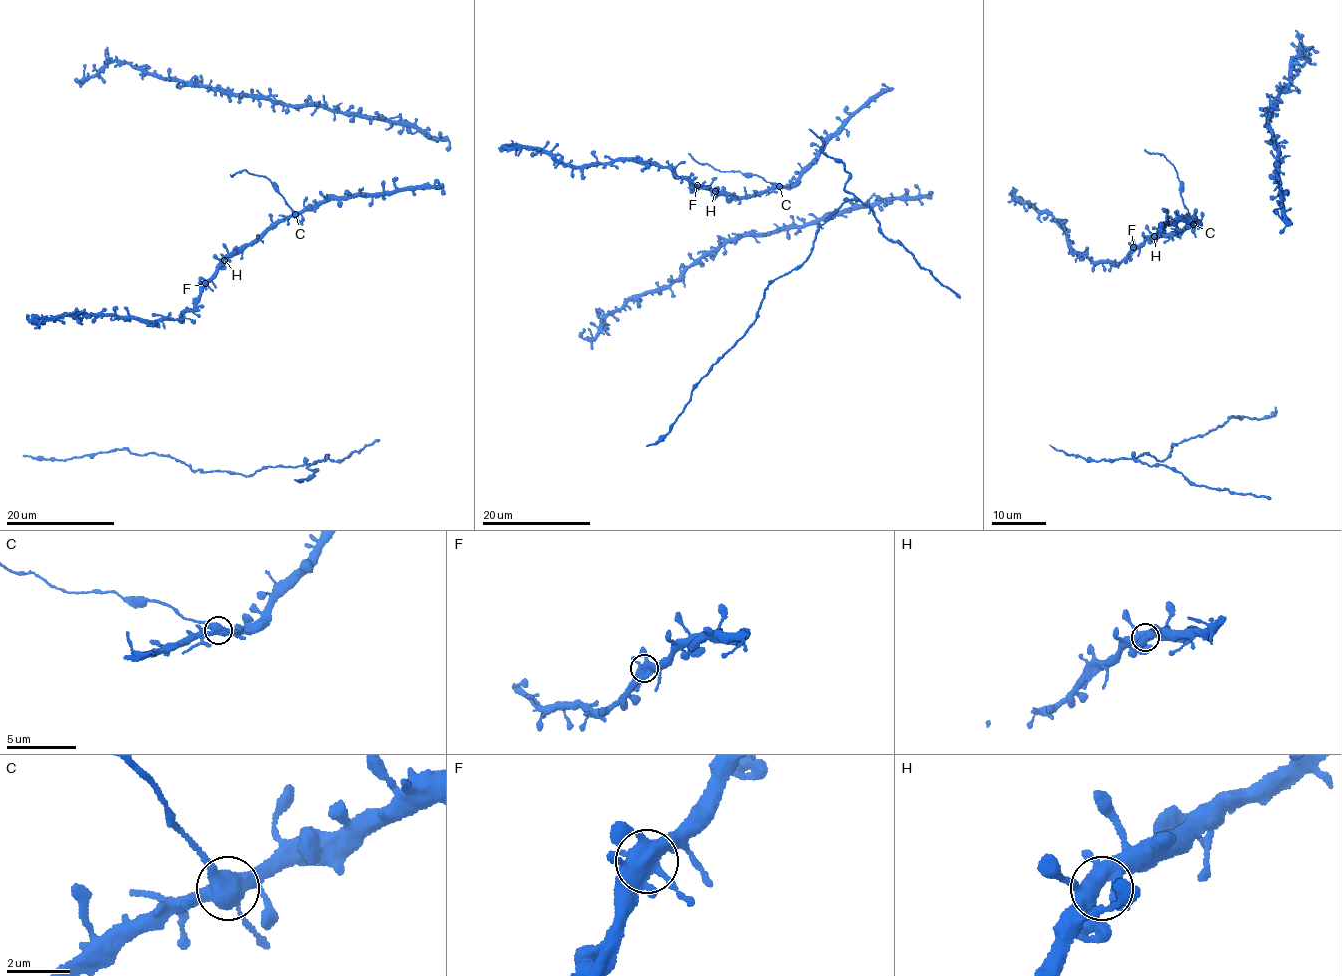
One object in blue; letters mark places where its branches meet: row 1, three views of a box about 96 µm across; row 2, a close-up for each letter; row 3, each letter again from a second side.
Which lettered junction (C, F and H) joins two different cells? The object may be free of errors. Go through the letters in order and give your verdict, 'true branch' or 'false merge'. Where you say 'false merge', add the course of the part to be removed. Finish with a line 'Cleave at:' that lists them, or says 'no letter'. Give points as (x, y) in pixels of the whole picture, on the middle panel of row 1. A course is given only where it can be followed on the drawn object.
C: false merge; course (780, 186), (760, 176), (715, 170), (708, 163), (700, 164), (688, 153)
F: true branch
H: true branch
Cleave at: C

